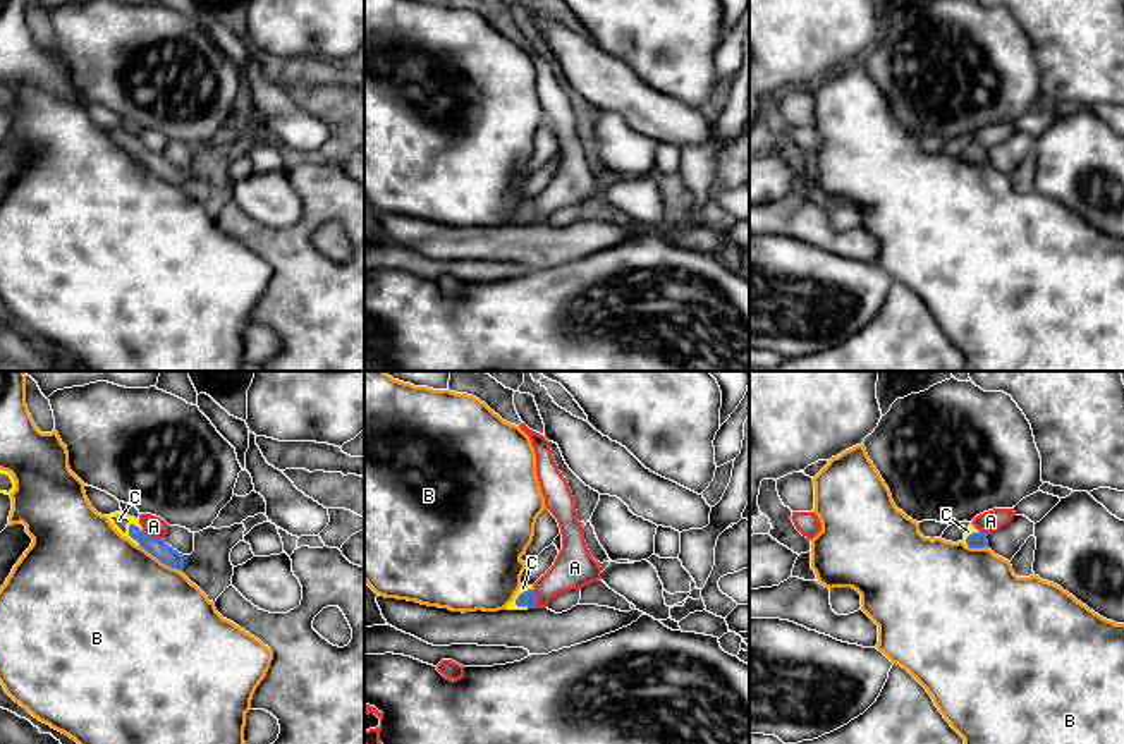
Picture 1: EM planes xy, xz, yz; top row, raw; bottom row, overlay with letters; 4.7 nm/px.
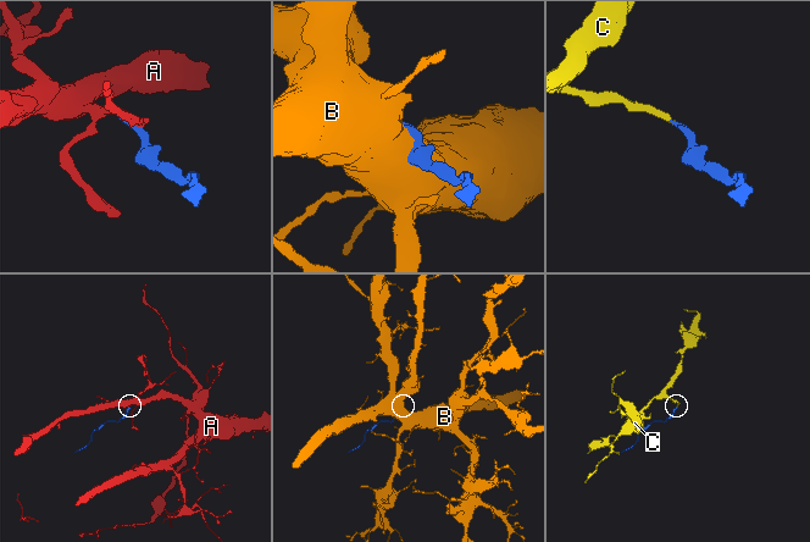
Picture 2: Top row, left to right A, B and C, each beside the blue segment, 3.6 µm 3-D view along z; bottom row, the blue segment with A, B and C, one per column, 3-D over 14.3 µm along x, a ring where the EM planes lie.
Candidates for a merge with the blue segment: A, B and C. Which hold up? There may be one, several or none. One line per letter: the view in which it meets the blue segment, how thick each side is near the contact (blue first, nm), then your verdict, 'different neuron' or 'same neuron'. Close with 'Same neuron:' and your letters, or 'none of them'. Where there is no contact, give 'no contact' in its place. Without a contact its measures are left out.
A: contact in xy; calibres 90 and 100 nm; different neuron
B: contact in xy; calibres 90 and 500 nm; different neuron
C: contact in xz; calibres 70 and 40 nm; same neuron
Same neuron: C

